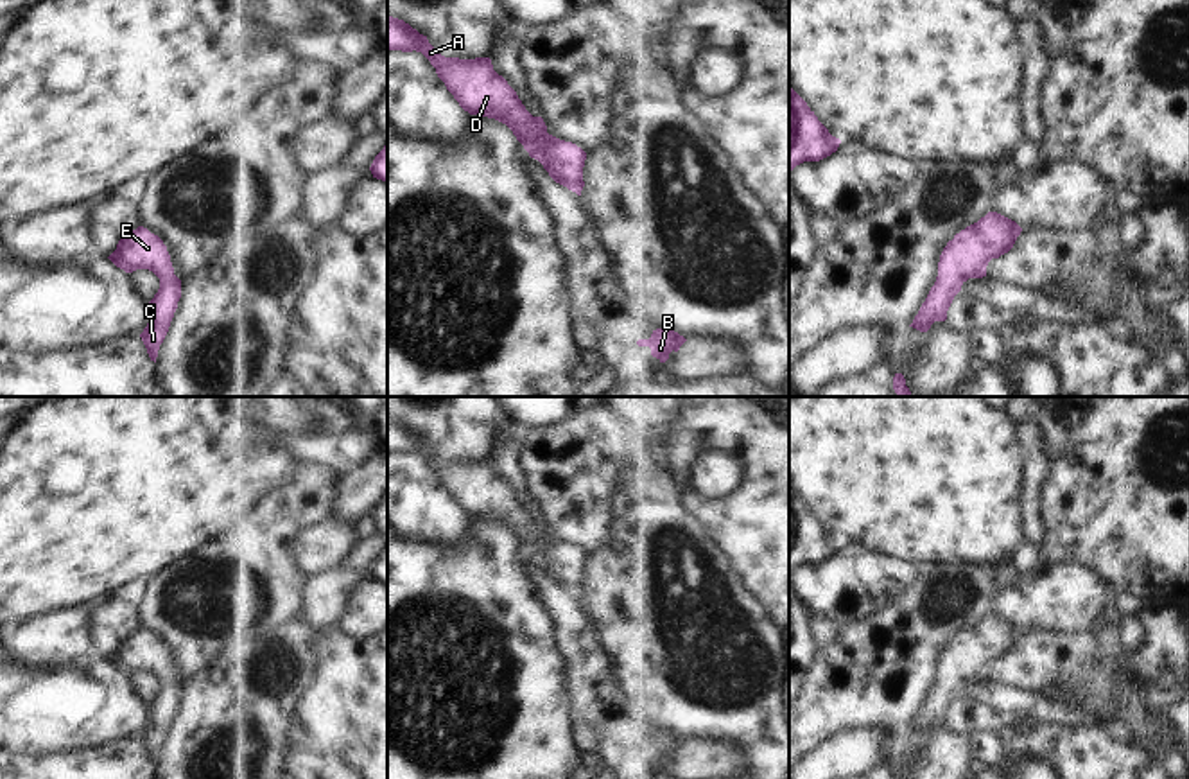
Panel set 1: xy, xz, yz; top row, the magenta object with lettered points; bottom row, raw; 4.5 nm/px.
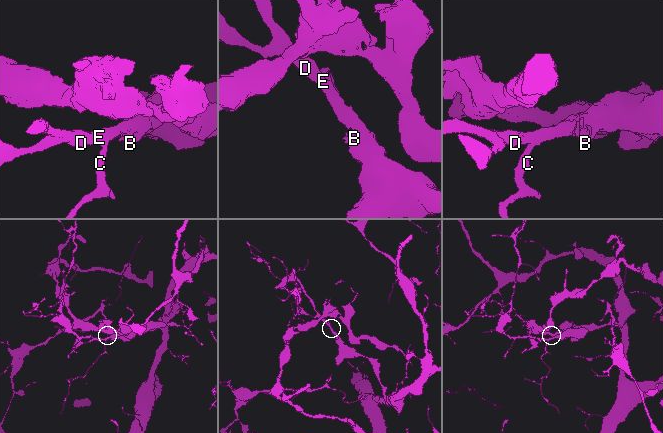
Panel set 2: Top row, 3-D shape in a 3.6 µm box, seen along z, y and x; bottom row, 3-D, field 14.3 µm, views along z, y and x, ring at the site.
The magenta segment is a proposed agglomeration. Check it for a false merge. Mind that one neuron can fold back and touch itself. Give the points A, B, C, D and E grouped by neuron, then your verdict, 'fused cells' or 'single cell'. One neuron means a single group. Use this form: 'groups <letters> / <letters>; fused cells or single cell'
groups A B C D E; single cell

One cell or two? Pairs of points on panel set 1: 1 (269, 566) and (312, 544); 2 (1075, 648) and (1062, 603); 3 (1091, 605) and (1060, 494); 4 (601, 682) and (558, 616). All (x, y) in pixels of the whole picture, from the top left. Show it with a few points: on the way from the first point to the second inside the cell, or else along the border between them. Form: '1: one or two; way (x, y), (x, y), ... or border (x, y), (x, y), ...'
1: two; border (327, 521), (298, 539), (298, 564), (311, 577)
2: two; border (1030, 630), (1089, 632)
3: two; border (1044, 562), (1084, 564), (1105, 584)
4: one; way (587, 666), (571, 632)

